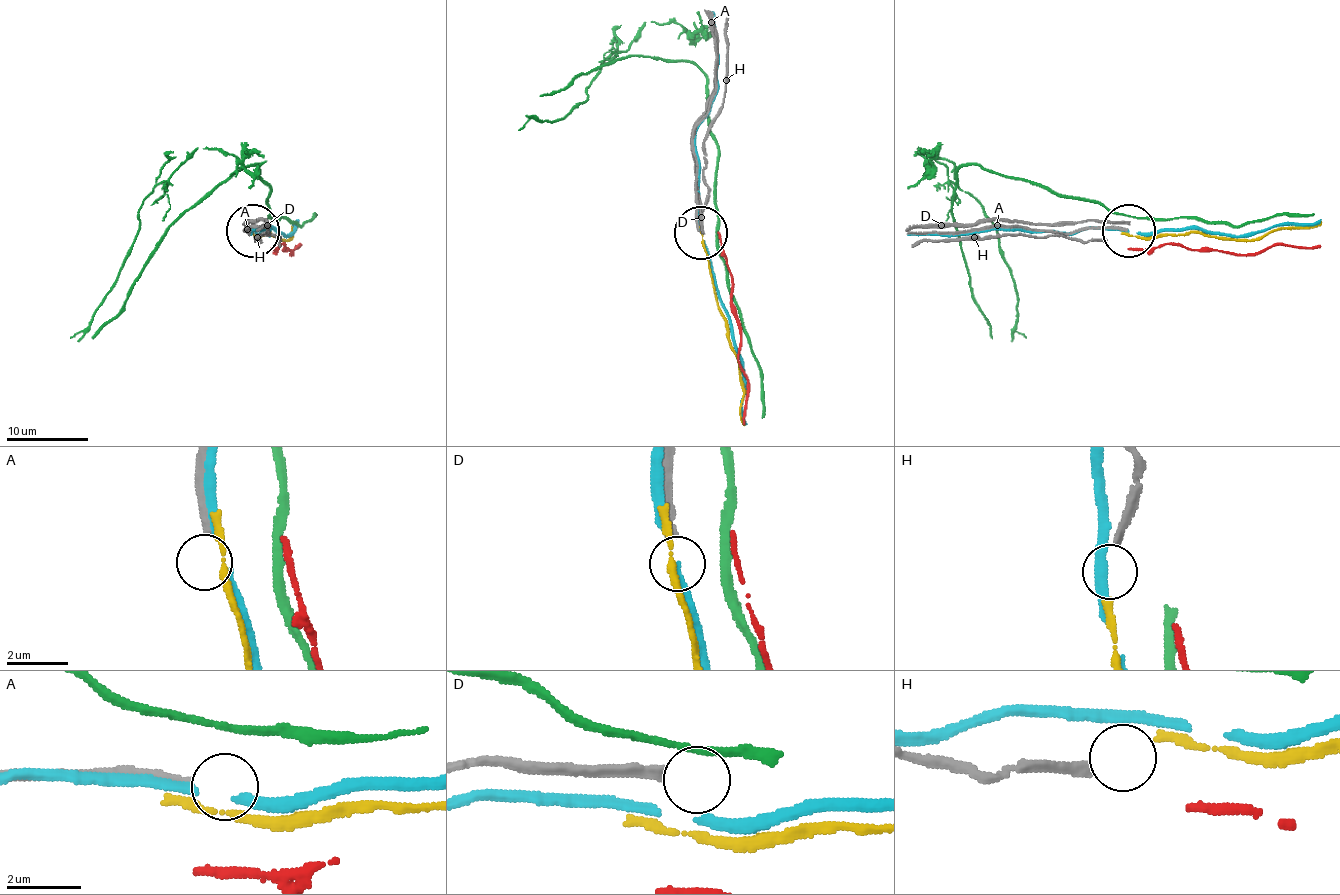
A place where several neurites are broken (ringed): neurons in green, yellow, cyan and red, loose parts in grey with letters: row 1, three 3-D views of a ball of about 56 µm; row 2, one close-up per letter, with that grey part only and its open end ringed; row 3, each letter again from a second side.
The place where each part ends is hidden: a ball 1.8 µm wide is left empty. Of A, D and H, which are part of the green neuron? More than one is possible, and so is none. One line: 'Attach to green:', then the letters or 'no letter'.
Attach to green: no letter

